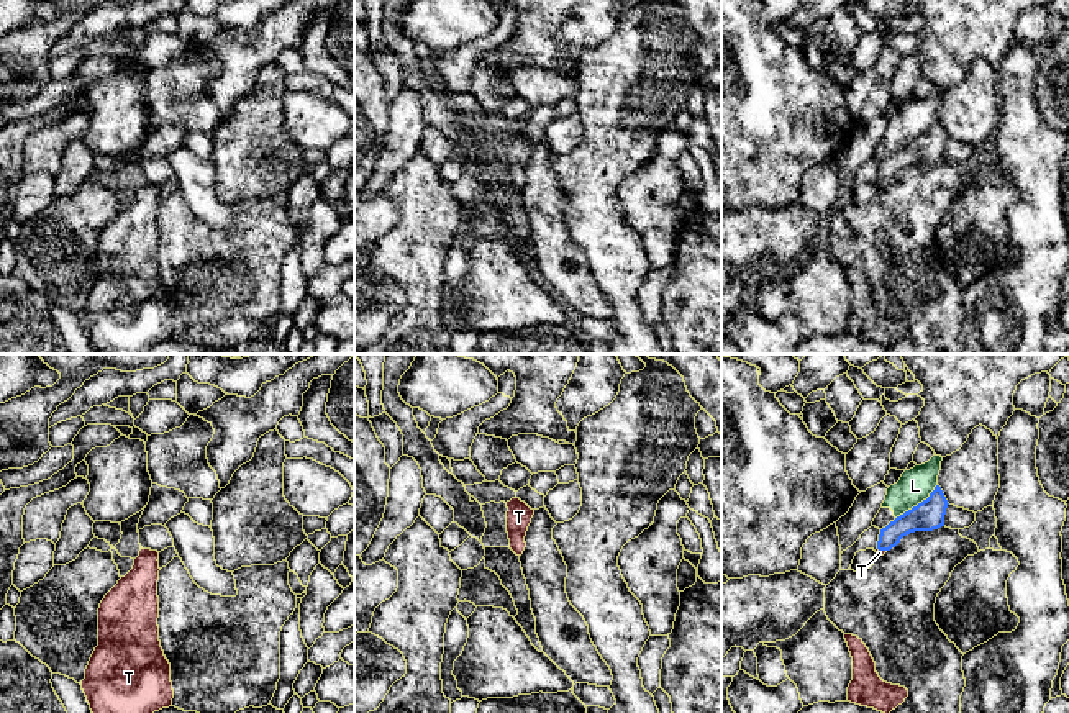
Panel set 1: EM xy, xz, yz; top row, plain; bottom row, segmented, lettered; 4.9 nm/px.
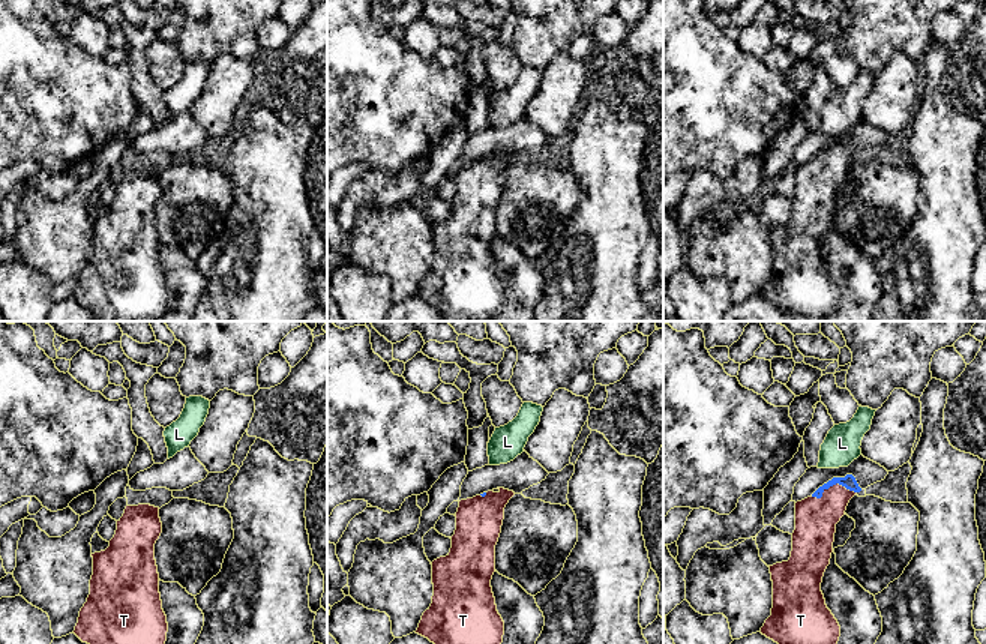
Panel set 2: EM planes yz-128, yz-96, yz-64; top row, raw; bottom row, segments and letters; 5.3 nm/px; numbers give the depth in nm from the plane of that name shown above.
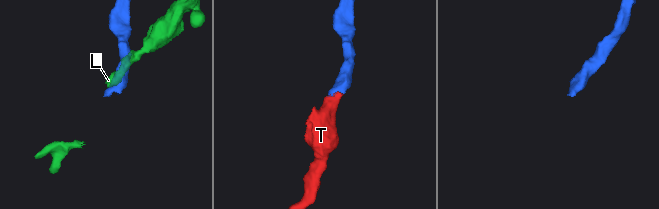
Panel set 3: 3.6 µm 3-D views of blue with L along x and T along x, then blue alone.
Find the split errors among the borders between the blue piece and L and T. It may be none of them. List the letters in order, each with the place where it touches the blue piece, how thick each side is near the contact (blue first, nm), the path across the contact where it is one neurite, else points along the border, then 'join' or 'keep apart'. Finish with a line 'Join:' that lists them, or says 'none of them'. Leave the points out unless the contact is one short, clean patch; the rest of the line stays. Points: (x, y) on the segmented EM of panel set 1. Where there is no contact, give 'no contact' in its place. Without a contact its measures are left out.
L: yz (918, 504) | 150/160 nm | along yz (937, 484), (925, 499), (896, 518) | keep apart
T: yz (882, 549) | 130/30 nm | across yz (922, 517), (905, 523), (882, 549), (879, 553) | join
Join: T

